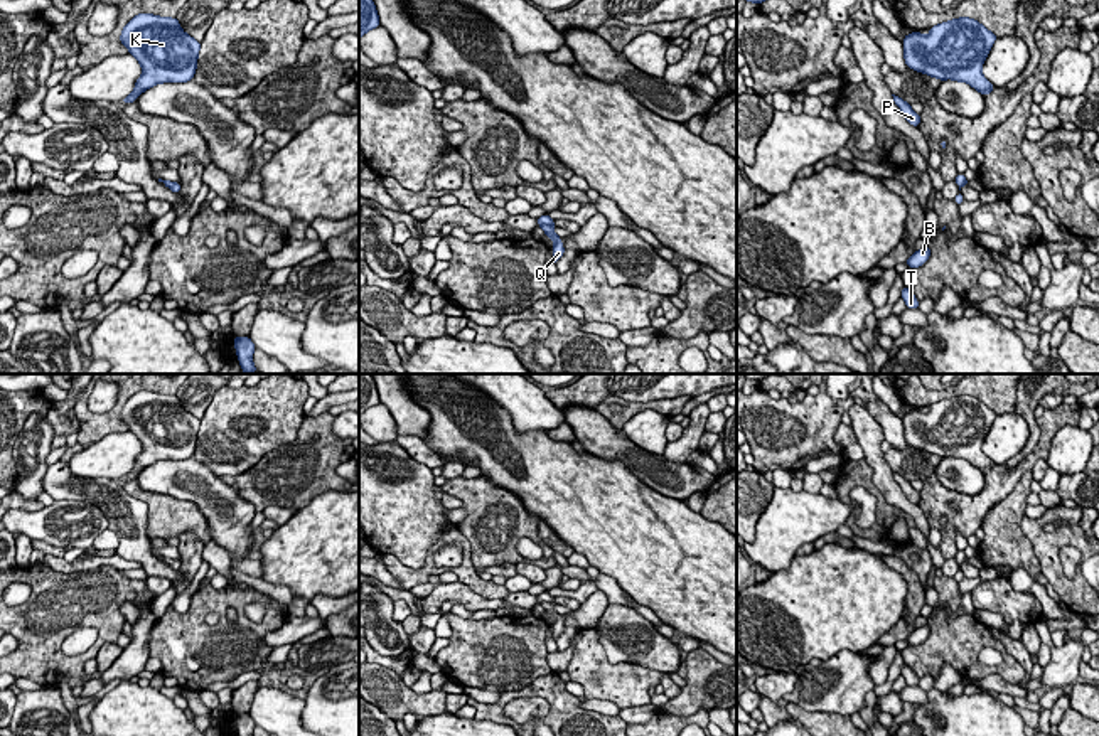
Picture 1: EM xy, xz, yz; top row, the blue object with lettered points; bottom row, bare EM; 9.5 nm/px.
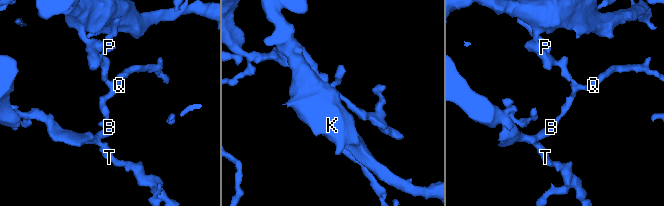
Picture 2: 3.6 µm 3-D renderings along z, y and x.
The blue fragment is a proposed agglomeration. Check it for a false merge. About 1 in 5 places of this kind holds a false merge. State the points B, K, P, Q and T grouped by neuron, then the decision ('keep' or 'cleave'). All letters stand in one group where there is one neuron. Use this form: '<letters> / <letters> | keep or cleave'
B Q T / K P | cleave

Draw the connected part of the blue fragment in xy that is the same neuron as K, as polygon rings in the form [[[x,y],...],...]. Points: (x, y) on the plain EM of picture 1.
[[[138,391],[123,404],[120,418],[142,443],[142,453],[137,456],[135,467],[123,477],[126,482],[137,478],[143,468],[155,461],[192,458],[201,419],[185,411],[175,394]]]

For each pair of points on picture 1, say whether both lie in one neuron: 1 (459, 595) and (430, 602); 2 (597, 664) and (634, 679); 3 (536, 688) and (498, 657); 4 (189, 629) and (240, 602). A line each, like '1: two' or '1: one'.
1: one
2: one
3: two
4: one

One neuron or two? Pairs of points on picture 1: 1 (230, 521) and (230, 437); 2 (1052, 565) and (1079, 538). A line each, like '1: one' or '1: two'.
1: two
2: one

